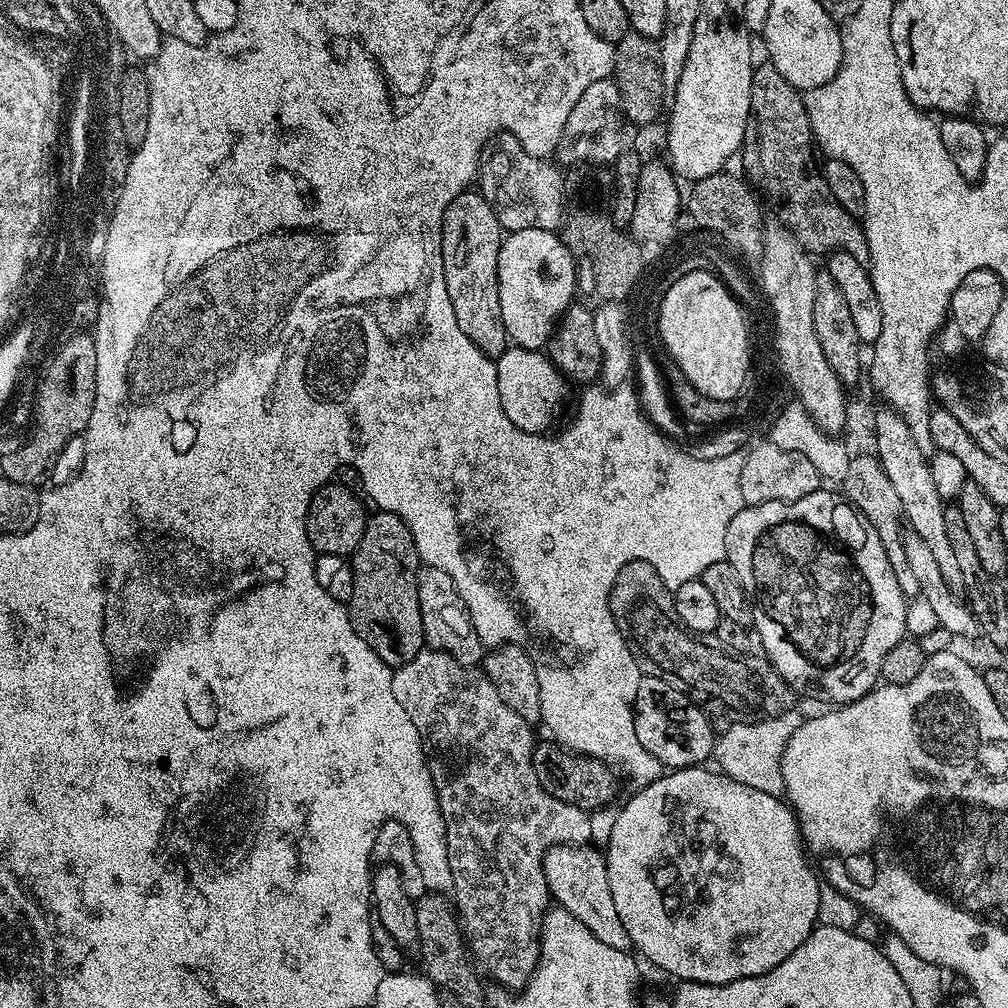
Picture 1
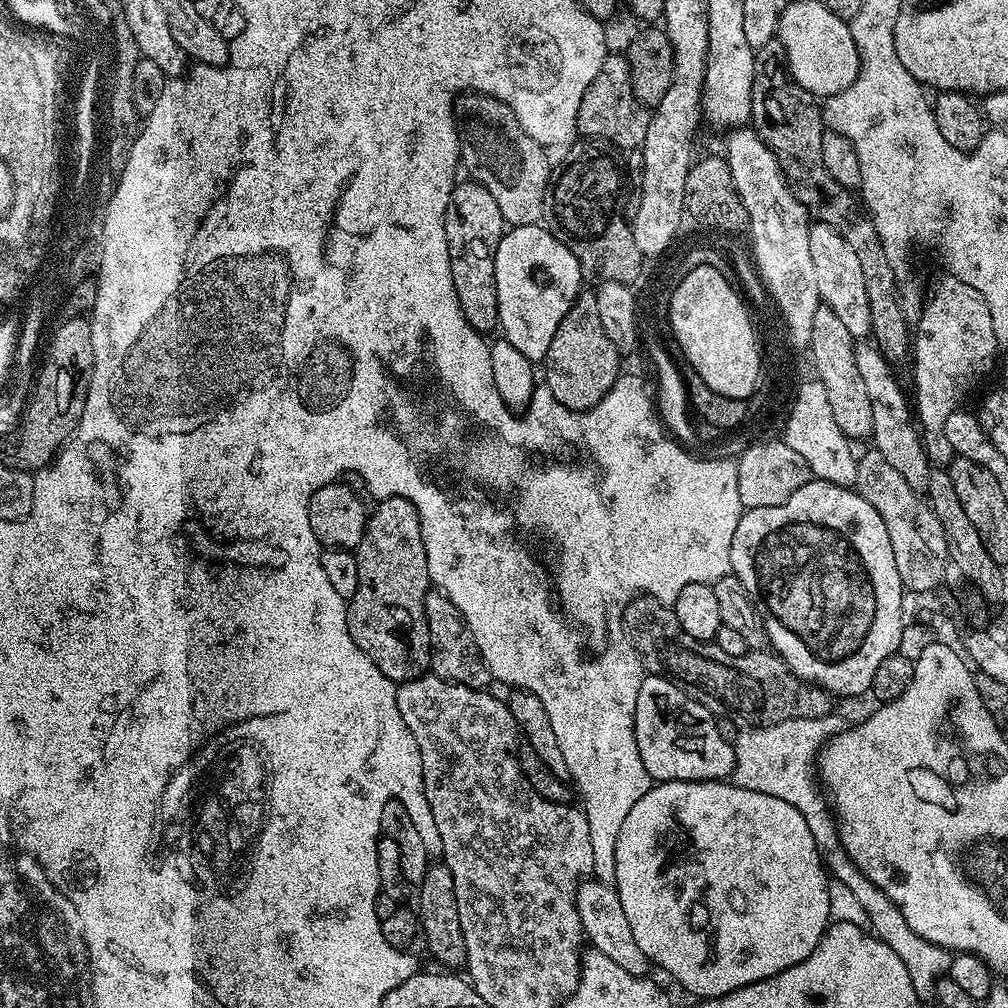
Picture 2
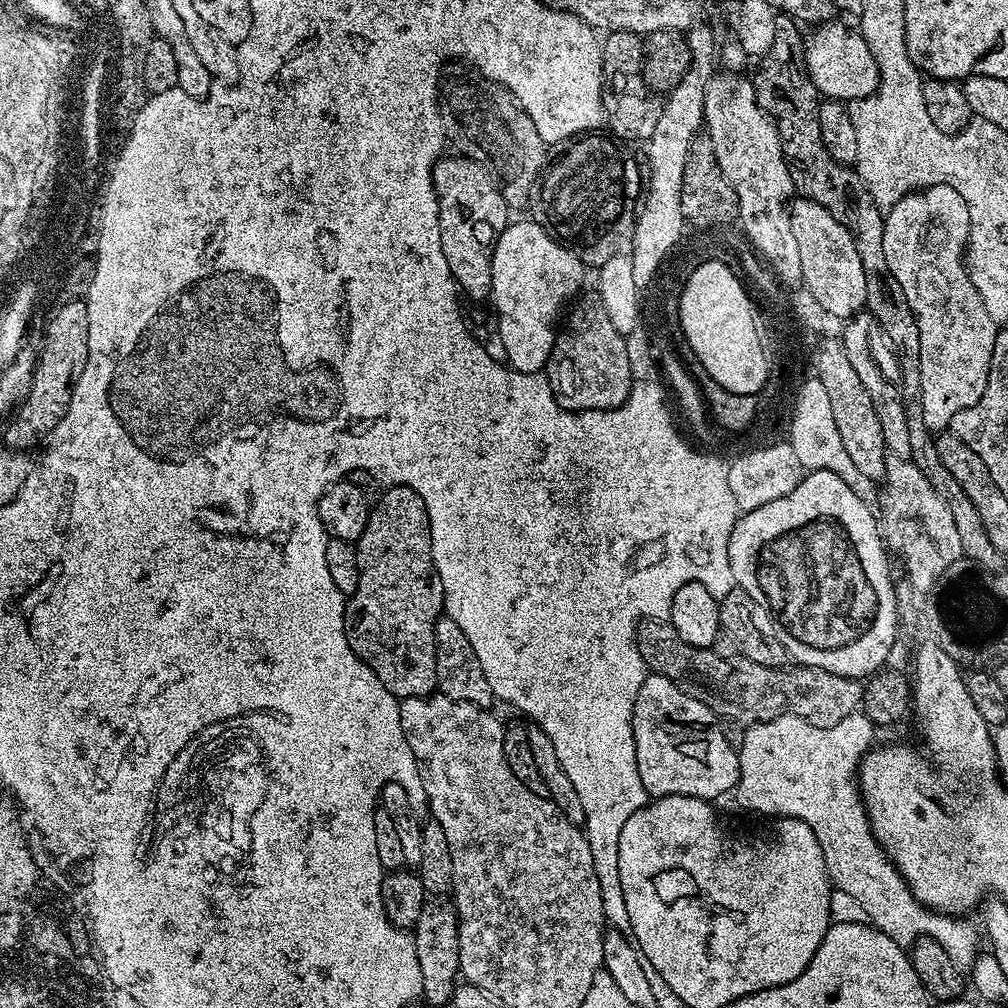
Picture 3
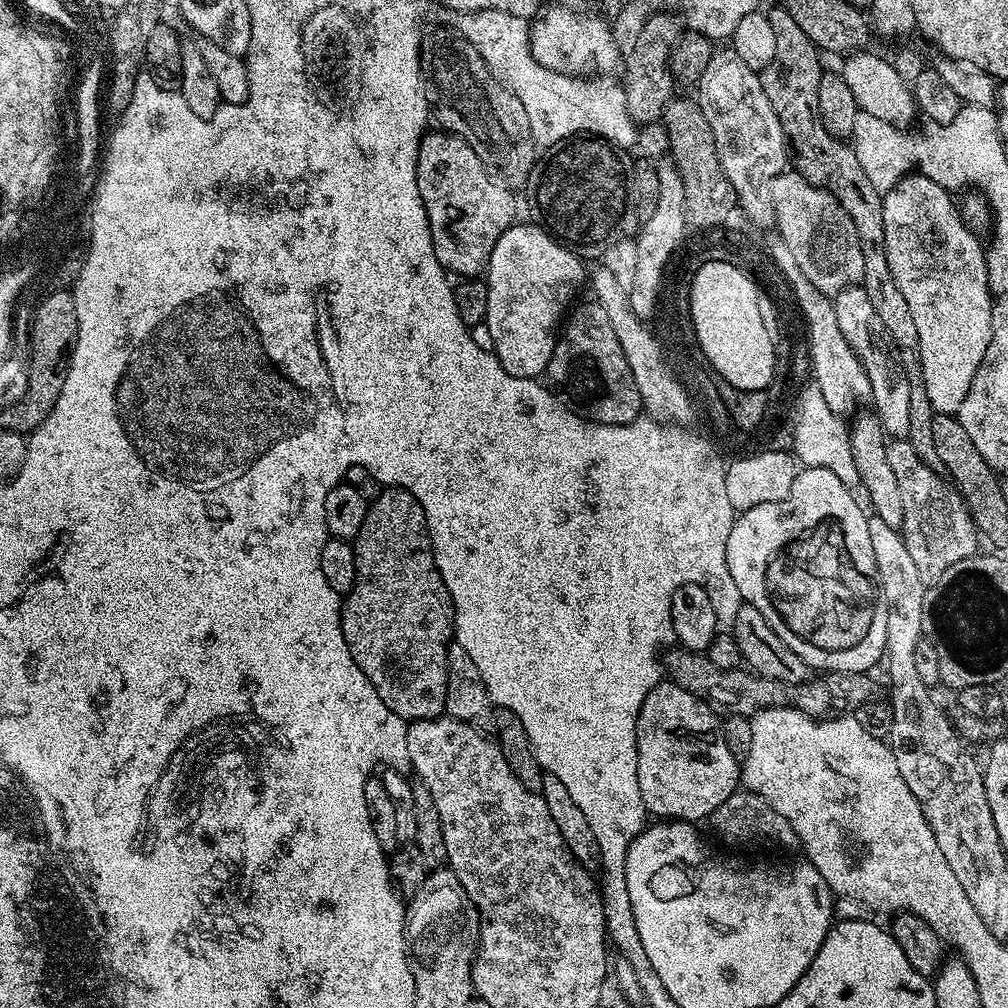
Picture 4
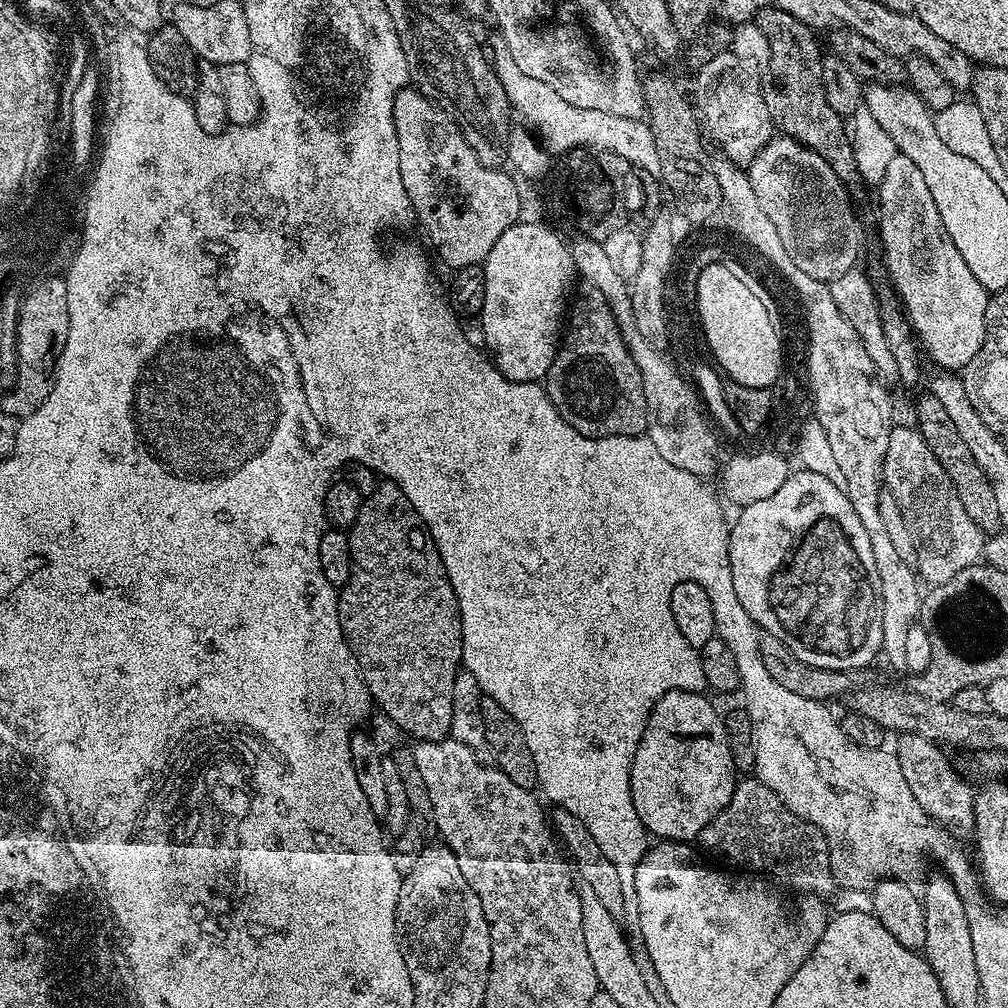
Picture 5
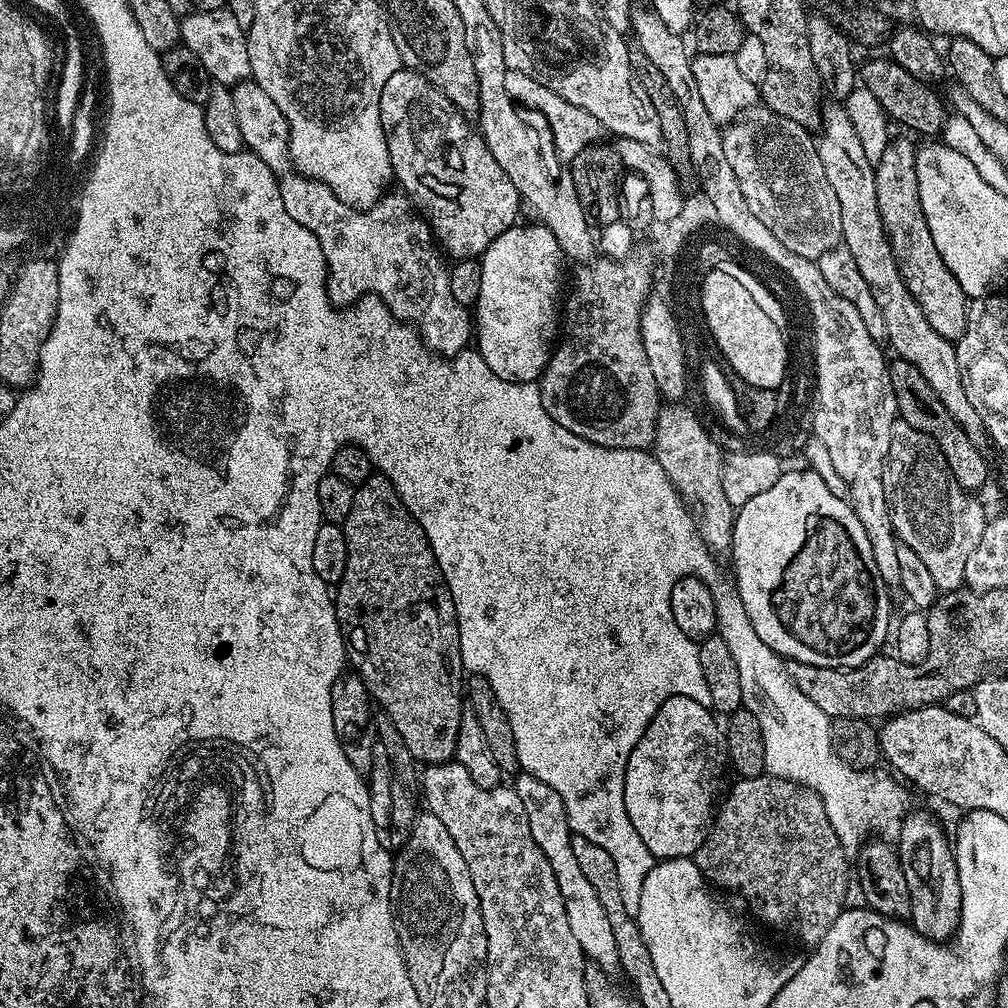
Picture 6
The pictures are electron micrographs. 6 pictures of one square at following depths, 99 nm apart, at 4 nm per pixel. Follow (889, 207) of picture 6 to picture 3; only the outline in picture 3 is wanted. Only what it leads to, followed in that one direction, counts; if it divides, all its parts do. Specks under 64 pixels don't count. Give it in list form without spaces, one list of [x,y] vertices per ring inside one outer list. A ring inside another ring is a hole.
[[[950,182],[904,196],[884,220],[886,264],[914,310],[922,338],[922,422],[933,434],[947,430],[954,414],[974,406],[986,393],[998,331],[962,265],[969,230],[969,207]]]

